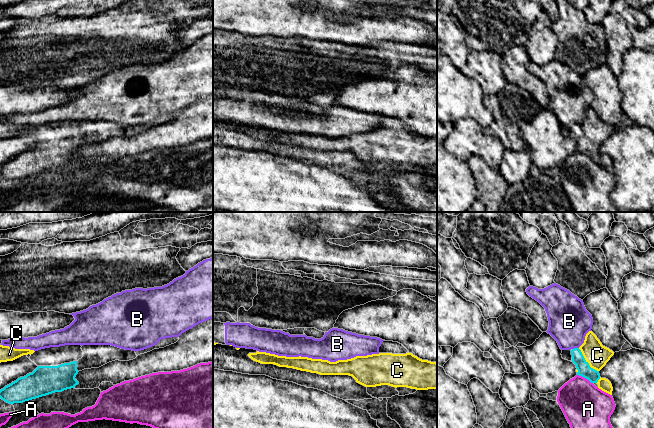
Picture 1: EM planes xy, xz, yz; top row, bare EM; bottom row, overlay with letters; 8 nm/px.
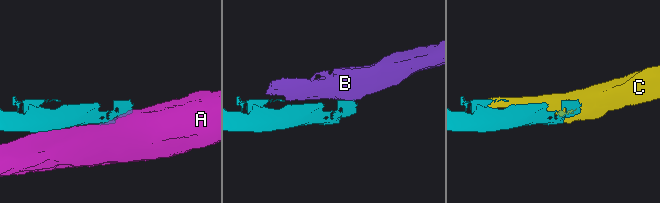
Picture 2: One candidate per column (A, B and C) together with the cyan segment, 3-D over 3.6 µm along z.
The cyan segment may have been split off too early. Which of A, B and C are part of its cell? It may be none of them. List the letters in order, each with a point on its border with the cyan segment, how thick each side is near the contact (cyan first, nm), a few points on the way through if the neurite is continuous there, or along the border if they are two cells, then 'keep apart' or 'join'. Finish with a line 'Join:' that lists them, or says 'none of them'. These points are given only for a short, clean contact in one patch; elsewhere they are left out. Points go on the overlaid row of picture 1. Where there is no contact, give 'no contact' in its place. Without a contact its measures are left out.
A: contact yz (585, 377); calibres 110 and 360 nm; keep apart
B: contact yz (575, 348); calibres 110 and 340 nm; keep apart
C: contact yz (585, 361); calibres 110 and 190 nm; join
Join: C

